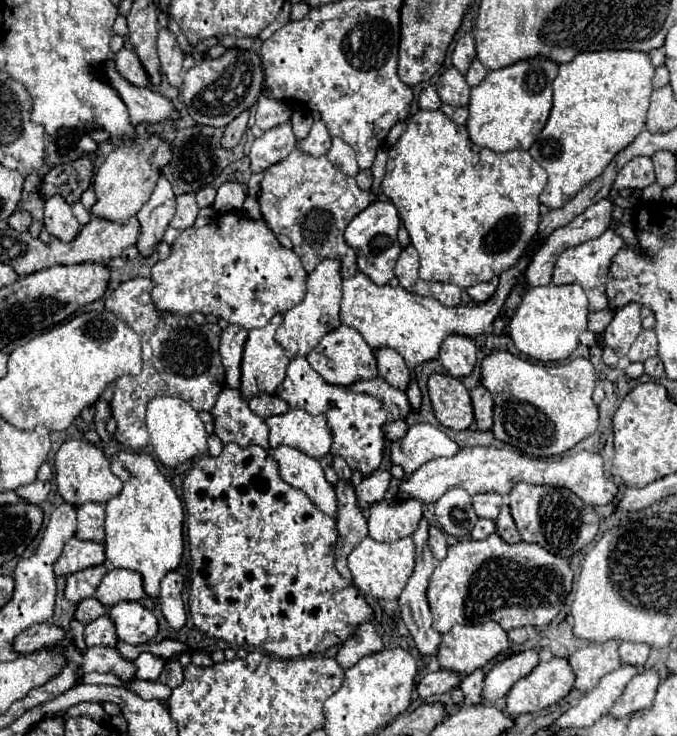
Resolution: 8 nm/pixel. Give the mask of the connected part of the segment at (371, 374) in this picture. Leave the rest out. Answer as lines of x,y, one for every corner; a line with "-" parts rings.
339,326
337,330
325,334
321,342
307,354
307,362
325,382
331,382
335,386
351,386
359,380
371,380
379,376
373,348
355,328
349,326

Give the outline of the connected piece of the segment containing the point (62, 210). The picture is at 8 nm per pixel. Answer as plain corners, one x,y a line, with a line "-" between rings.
53,196
45,202
45,218
43,218
45,230
59,238
61,242
71,242
71,238
77,238
81,226
75,220
71,206
61,198
61,196

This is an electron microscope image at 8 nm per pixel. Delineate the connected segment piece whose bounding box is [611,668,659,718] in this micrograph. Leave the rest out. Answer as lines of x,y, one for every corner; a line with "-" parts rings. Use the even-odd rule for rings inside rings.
649,668
649,670
641,670
627,686
625,692
621,694
621,698
613,704
611,714
615,718
623,718
629,716
637,710
643,710
647,706
651,706
655,692
659,686
659,672
657,668

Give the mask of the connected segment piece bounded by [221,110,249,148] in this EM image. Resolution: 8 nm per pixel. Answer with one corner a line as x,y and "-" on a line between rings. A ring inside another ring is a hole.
245,110
243,114
239,114
239,116
225,128
225,136
223,136
221,144
223,144
225,148
237,146
239,140
241,140
241,136
243,136
243,132
245,132
245,128
247,128
247,122
249,122
249,110

